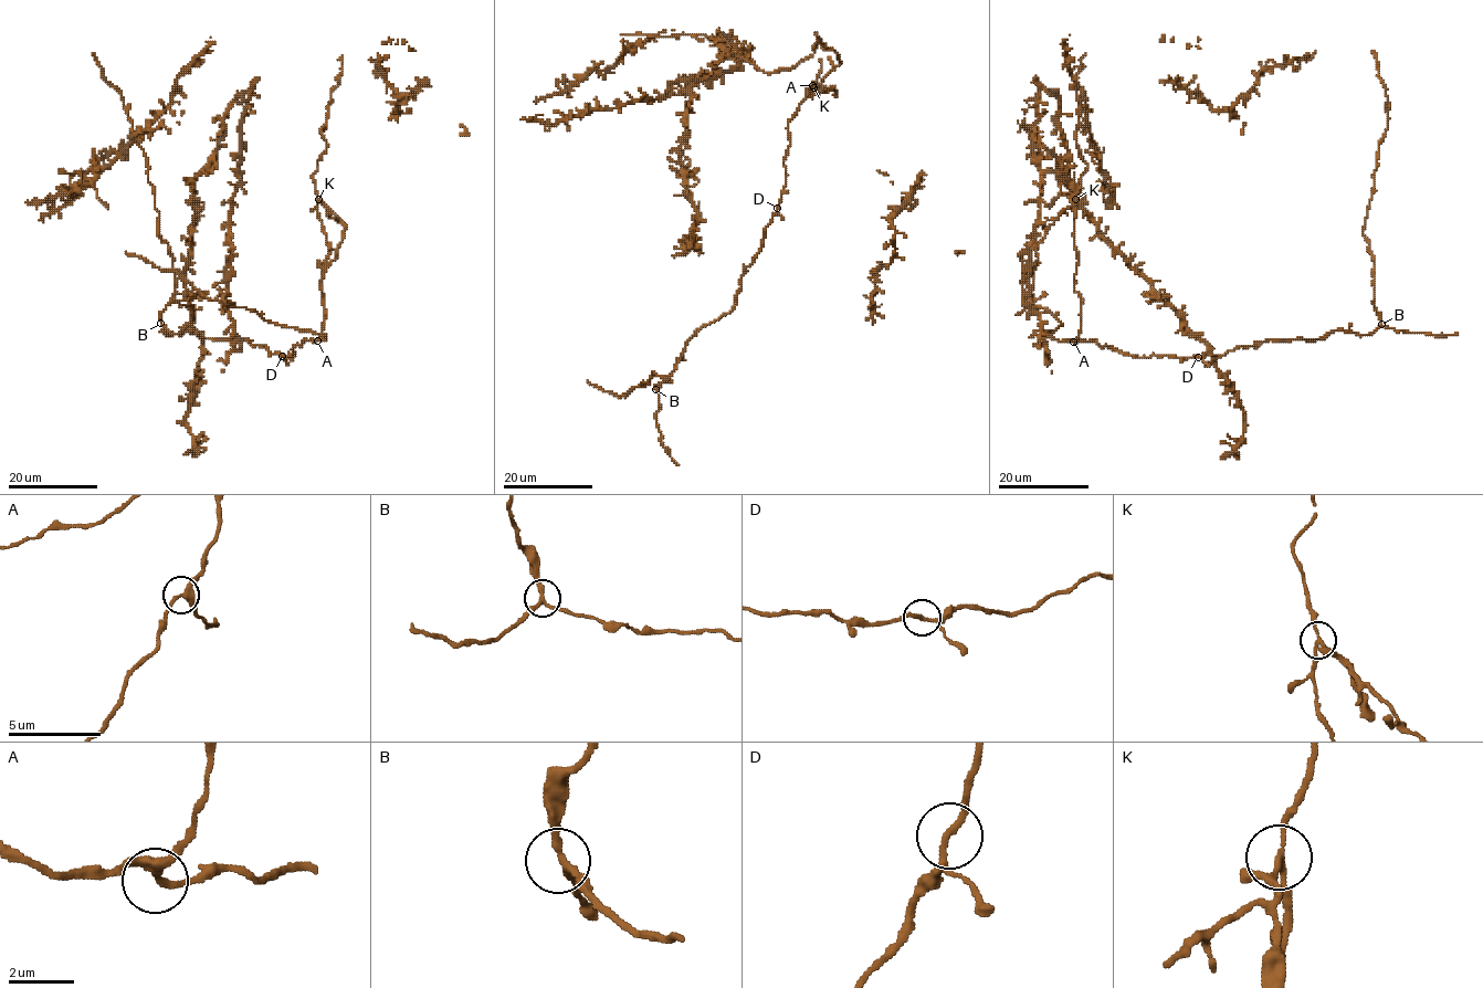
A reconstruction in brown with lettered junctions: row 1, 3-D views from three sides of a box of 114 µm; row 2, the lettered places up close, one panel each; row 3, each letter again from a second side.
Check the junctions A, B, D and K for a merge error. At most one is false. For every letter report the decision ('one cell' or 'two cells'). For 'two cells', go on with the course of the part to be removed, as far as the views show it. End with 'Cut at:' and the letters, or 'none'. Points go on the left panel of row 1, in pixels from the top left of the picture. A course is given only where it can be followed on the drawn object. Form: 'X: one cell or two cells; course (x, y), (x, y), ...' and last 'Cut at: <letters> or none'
A: one cell
B: one cell
D: one cell
K: two cells; course (318, 199), (345, 227), (337, 254), (321, 281)
Cut at: K

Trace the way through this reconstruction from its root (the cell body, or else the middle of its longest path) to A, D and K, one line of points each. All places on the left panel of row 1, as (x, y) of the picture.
A: (282, 326), (326, 335), (325, 339), (317, 340)
D: (282, 326), (326, 335), (325, 339), (303, 339), (292, 348), (293, 356), (282, 356)
K: (282, 326), (325, 334), (326, 338), (321, 338), (325, 319), (321, 282), (329, 248), (317, 208), (318, 199)

